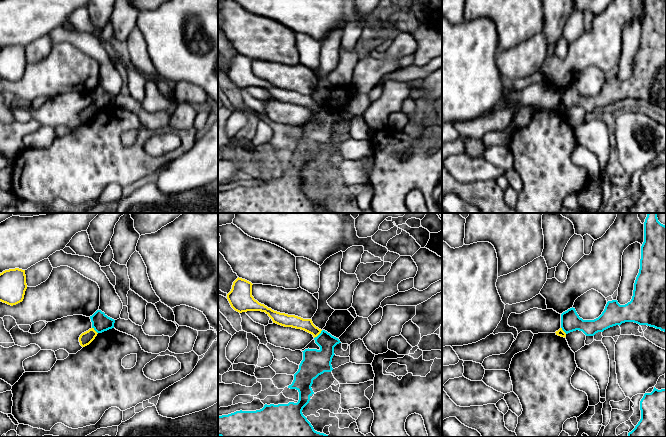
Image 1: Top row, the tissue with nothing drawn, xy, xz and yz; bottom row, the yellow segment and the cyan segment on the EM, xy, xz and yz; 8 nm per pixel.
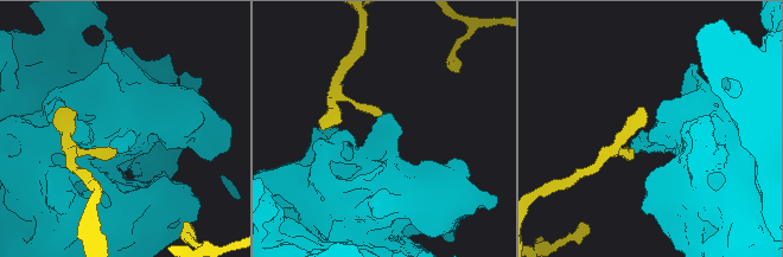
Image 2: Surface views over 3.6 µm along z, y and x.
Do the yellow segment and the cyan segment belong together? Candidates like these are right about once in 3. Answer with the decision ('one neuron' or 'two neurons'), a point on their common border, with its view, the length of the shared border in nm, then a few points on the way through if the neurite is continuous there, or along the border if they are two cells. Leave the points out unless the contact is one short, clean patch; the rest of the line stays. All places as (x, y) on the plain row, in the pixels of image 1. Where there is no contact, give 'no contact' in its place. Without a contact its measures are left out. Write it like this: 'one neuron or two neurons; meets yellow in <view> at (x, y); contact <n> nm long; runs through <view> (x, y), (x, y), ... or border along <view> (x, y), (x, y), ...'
two neurons; meets yellow in xz at (318, 110); contact 100 nm long; border along xz (322, 106), (314, 114)

